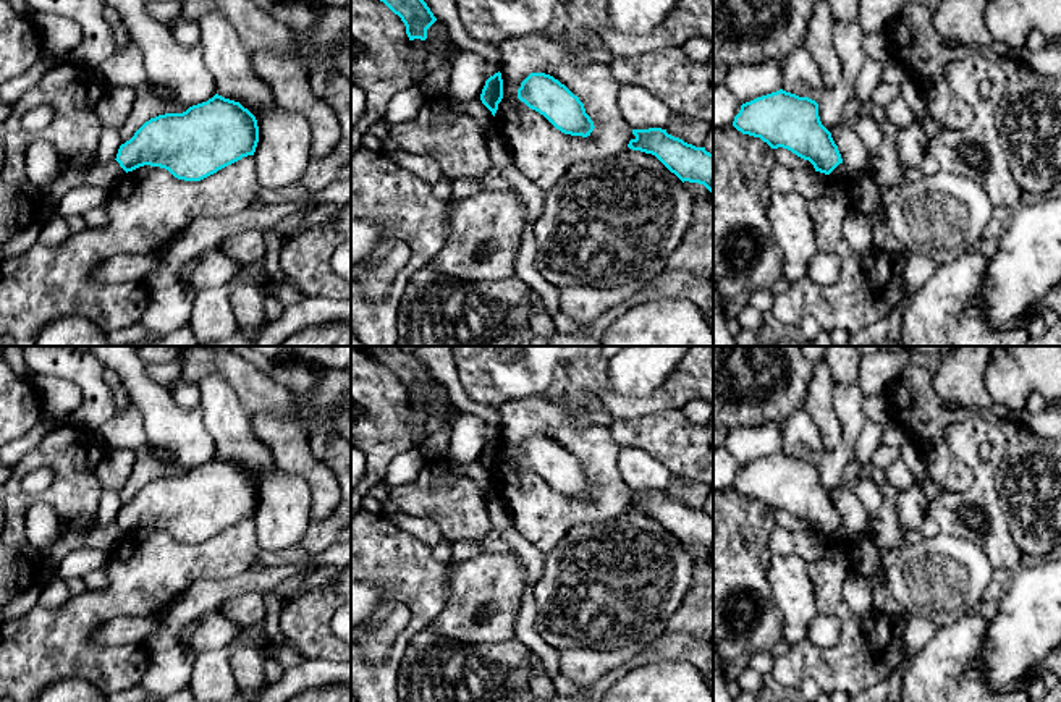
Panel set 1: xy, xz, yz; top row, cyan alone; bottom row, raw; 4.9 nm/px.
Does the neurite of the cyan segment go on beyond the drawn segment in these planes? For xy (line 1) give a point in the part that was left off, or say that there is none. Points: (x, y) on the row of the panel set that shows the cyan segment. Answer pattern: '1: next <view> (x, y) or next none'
1: next none

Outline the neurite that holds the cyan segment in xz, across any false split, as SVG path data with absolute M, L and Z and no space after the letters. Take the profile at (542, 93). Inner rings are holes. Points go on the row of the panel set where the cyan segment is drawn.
M530 73L521 82L518 99L564 134L587 137L595 128L579 97L550 74Z

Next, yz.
M783 89L741 105L733 126L760 137L771 149L788 149L809 160L815 171L830 175L843 163L831 133L822 125L818 104Z

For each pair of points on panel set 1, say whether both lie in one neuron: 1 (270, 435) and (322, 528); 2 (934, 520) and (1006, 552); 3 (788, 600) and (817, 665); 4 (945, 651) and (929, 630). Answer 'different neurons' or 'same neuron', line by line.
1: different neurons
2: same neuron
3: different neurons
4: different neurons

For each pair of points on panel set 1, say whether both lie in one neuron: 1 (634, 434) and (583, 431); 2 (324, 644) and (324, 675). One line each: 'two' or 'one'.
1: two
2: two

